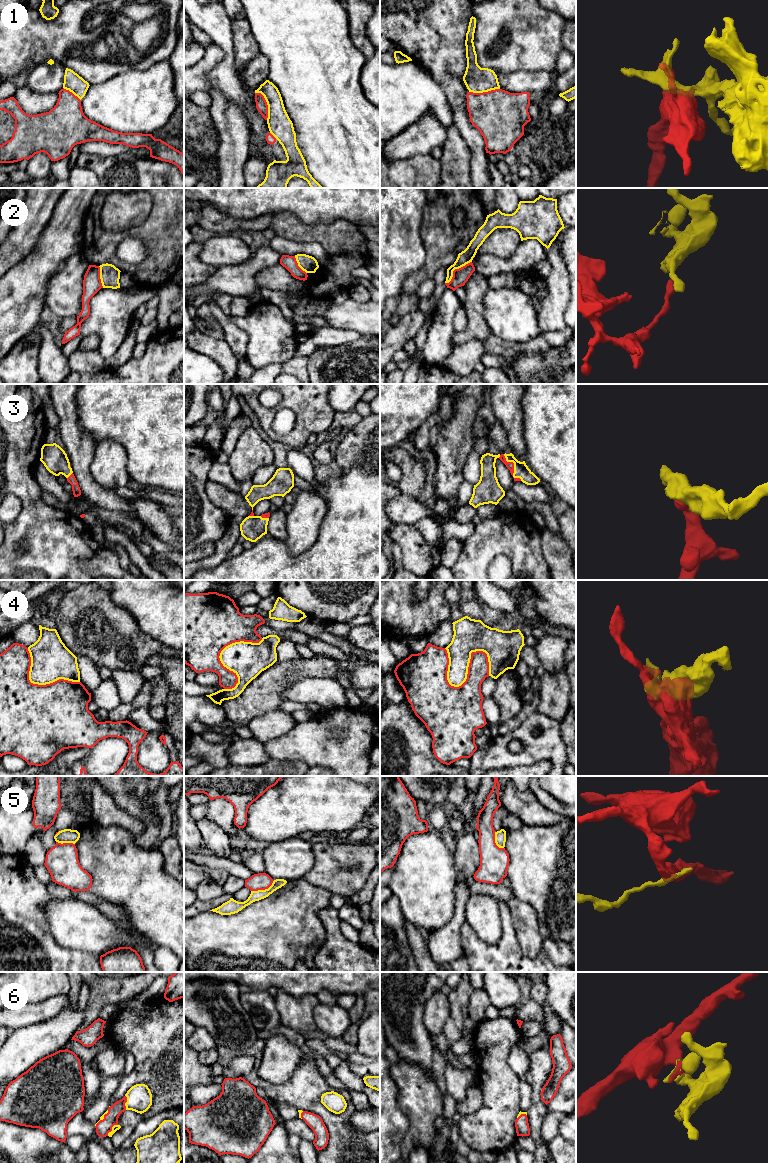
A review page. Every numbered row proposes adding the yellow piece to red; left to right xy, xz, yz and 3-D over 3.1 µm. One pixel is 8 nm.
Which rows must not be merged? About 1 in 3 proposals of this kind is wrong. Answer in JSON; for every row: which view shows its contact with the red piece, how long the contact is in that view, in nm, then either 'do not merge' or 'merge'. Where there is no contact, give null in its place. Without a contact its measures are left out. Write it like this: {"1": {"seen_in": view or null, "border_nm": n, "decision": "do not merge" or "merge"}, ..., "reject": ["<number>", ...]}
{"1": {"seen_in": "xz", "border_nm": 240, "decision": "do not merge"}, "2": {"seen_in": "yz", "border_nm": 280, "decision": "do not merge"}, "3": {"seen_in": "yz", "border_nm": 260, "decision": "merge"}, "4": {"seen_in": "yz", "border_nm": 420, "decision": "do not merge"}, "5": {"seen_in": "xz", "border_nm": 220, "decision": "do not merge"}, "6": {"seen_in": "xy", "border_nm": 130, "decision": "merge"}, "reject": ["1", "2", "4", "5"]}

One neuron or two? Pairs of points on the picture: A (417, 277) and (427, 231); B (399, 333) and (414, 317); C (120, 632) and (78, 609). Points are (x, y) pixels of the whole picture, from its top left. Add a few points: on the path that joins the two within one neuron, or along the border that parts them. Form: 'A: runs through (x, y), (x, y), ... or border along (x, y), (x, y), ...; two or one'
A: runs through (429, 267), (432, 264), (432, 243); one
B: runs through (403, 329), (411, 321); one
C: runs through (110, 632), (102, 631), (88, 619); one

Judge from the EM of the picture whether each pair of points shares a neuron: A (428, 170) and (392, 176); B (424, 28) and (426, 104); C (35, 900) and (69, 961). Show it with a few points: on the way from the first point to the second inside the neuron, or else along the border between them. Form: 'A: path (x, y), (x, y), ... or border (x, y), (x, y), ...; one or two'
A: path (419, 176), (401, 176); one
B: border (412, 60), (420, 64), (441, 87); two
C: path (35, 916), (35, 932), (53, 950); one

